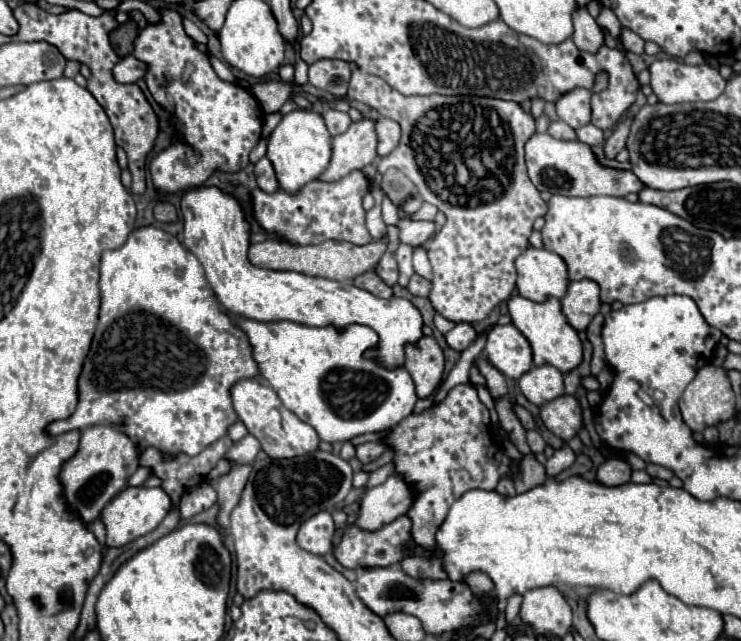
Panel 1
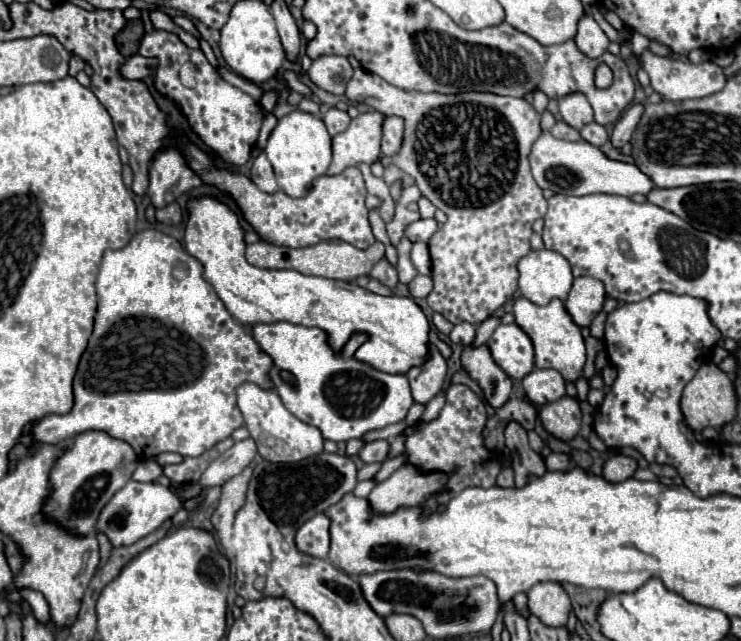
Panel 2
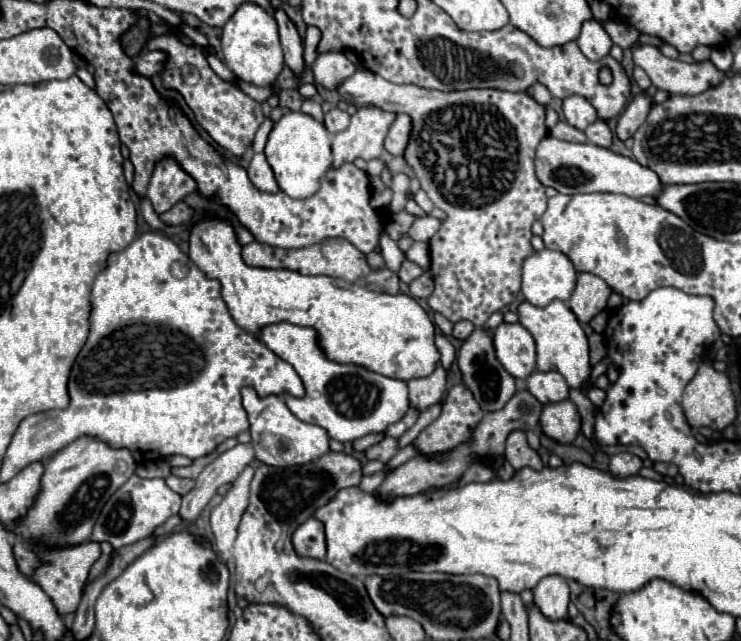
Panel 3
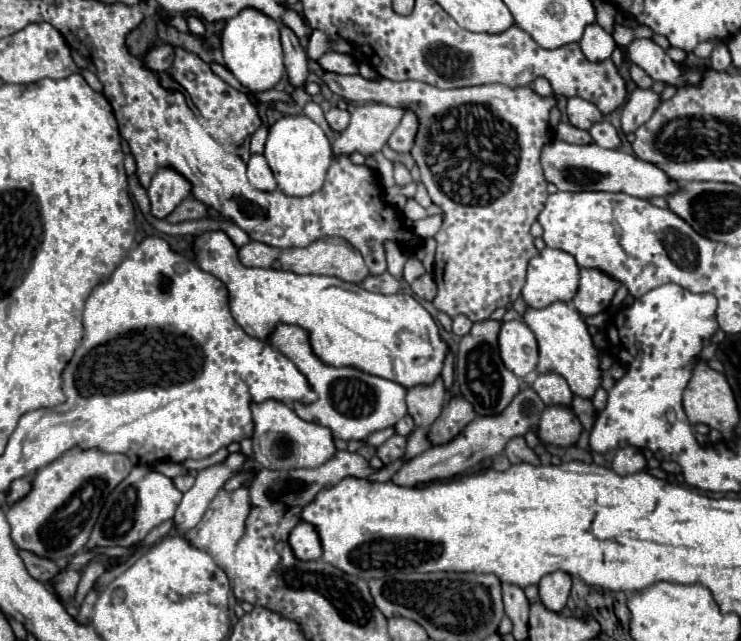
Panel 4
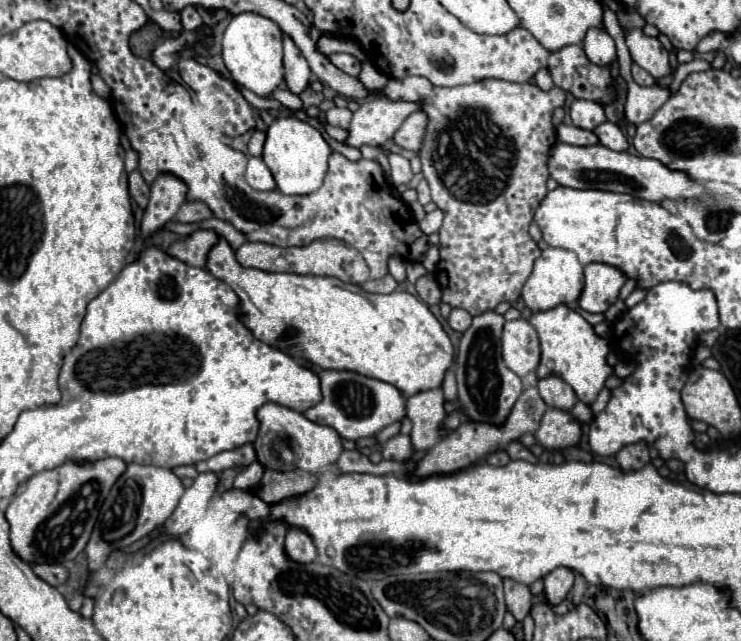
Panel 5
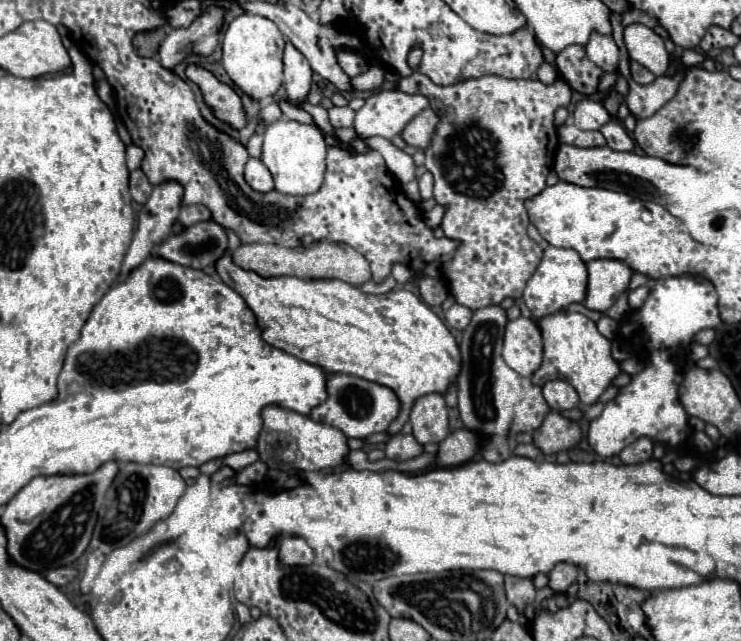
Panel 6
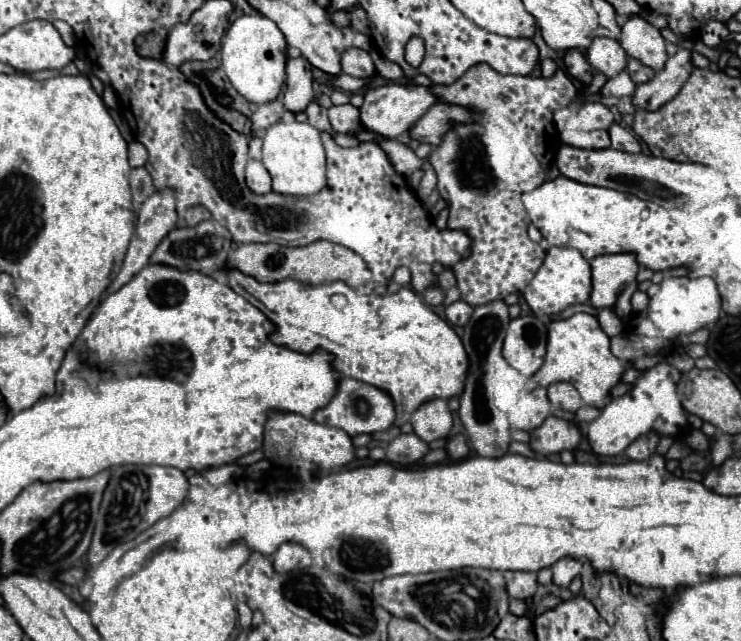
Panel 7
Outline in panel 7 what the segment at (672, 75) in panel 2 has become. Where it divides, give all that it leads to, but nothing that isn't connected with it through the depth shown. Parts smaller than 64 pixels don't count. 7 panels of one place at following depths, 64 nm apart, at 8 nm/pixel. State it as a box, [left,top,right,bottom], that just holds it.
[620,16,666,72]

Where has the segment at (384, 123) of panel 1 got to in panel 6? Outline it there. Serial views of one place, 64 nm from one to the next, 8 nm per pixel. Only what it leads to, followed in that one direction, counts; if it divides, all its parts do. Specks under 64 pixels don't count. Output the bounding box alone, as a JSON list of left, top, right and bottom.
[402,108,440,150]

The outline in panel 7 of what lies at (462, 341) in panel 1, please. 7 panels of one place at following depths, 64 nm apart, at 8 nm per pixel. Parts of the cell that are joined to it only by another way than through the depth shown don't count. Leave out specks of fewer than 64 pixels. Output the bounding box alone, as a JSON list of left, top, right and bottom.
[446,300,472,326]

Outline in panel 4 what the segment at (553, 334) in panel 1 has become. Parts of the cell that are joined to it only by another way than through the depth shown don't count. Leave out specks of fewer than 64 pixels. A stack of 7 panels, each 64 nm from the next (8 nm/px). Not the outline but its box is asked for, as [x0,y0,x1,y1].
[524,302,602,400]

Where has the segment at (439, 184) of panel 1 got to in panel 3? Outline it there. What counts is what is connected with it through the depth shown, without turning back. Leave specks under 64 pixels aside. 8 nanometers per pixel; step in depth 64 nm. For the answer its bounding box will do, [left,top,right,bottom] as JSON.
[336,72,548,328]

